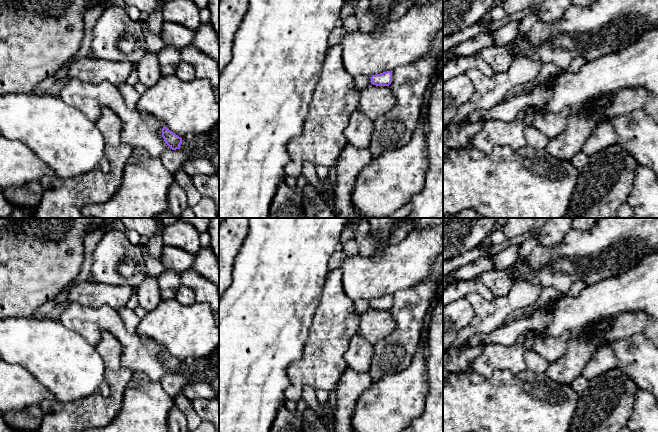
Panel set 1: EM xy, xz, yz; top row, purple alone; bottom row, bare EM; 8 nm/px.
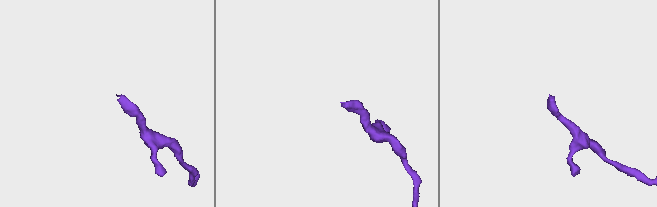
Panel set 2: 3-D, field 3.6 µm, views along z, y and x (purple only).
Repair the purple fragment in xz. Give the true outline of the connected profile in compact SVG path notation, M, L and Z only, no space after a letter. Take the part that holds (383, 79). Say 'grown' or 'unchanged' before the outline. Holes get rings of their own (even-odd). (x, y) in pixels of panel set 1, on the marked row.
unchanged; M392 71L375 74L370 77L371 84L376 86L389 86L392 82Z

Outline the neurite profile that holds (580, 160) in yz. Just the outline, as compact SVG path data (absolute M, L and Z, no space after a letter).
M582 151L577 153L572 159L572 164L578 170L583 169L588 163L588 156L586 156Z

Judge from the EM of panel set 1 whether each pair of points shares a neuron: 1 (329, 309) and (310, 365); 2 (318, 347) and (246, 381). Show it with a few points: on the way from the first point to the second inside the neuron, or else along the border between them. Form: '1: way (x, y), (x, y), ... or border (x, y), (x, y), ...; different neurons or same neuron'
1: way (329, 323), (329, 337), (324, 351); same neuron
2: border (309, 331), (302, 356), (293, 361), (287, 371); different neurons

